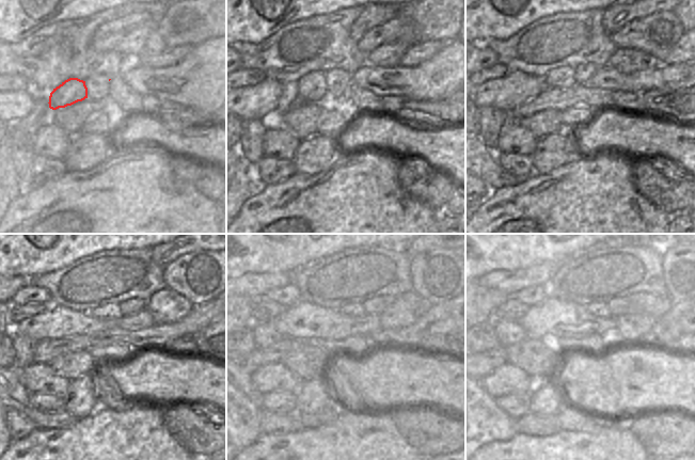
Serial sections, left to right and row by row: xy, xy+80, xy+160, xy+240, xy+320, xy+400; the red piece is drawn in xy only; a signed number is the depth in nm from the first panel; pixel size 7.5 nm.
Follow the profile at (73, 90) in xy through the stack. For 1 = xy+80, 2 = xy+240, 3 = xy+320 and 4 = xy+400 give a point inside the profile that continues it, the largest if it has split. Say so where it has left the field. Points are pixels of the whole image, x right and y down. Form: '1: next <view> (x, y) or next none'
1: next xy+80 (312, 86)
2: next xy+240 (109, 312)
3: next xy+320 (357, 310)
4: next xy+400 (598, 308)

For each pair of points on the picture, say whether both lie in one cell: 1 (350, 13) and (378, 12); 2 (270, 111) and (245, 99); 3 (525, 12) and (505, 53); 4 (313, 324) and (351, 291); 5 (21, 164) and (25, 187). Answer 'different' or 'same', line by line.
1: different
2: same
3: different
4: different
5: same

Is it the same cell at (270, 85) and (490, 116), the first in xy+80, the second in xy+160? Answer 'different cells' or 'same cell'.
different cells

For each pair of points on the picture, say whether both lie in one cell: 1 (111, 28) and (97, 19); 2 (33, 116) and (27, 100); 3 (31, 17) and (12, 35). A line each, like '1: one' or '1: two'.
1: two
2: two
3: one

